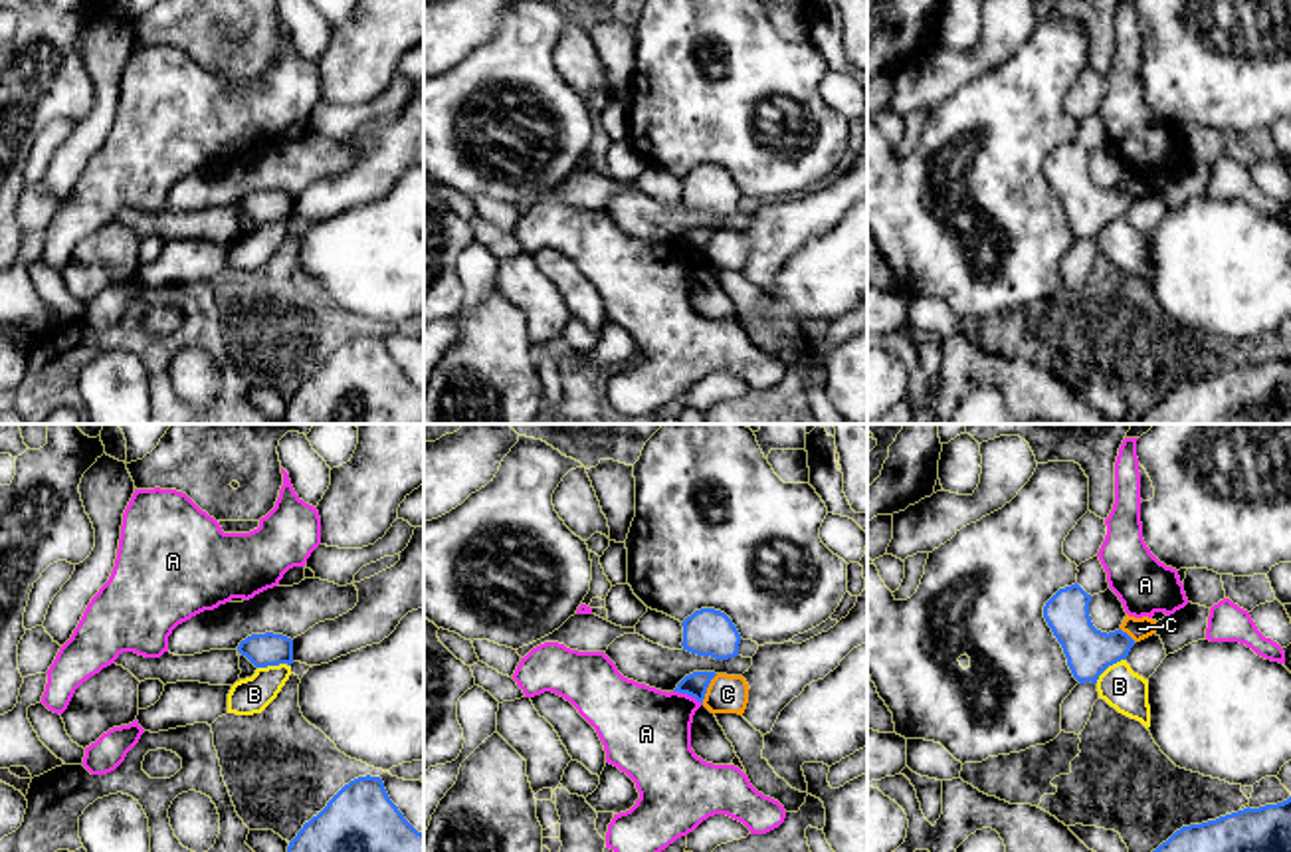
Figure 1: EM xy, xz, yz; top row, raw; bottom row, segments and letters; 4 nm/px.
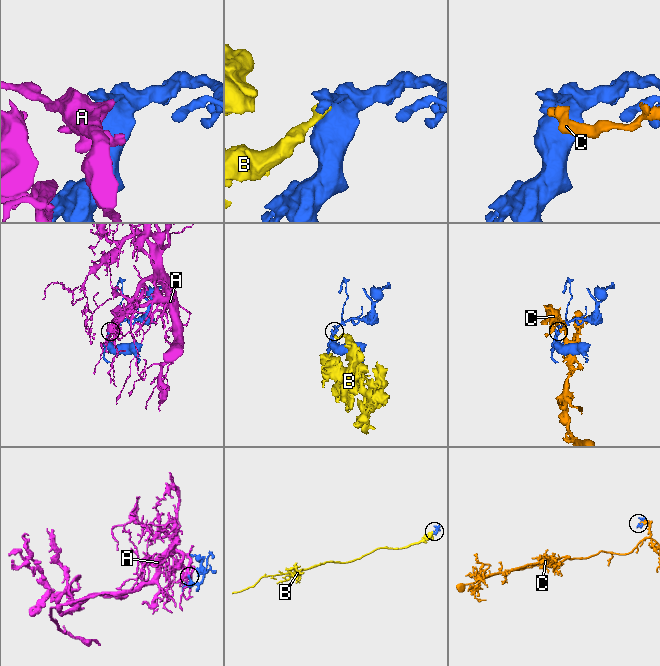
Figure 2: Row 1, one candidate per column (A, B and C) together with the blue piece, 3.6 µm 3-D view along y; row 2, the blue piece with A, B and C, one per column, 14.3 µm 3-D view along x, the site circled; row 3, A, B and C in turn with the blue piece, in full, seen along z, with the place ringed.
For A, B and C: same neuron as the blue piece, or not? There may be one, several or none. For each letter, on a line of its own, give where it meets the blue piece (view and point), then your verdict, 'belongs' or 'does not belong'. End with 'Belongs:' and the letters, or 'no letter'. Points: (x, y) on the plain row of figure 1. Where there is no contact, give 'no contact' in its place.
A: meets blue in xz at (688, 250); does not belong
B: meets blue in yz at (1109, 220); does not belong
C: meets blue in xz at (707, 242); does not belong
Belongs: no letter

